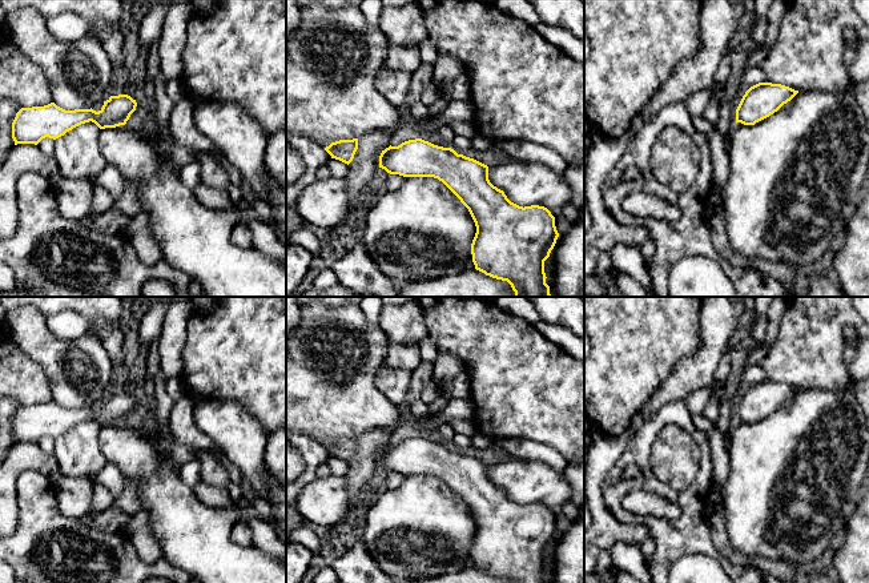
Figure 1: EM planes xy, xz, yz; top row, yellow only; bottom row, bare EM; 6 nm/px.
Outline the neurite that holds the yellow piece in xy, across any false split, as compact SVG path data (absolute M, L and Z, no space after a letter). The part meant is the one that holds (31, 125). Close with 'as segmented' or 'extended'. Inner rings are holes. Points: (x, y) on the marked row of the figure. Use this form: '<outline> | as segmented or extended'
M128 95L110 96L106 101L104 101L102 108L96 112L90 109L75 109L65 110L57 106L55 102L51 102L44 106L32 106L32 108L21 108L12 122L12 138L15 145L17 144L35 144L37 145L43 138L59 138L64 136L67 132L73 128L85 124L94 122L100 129L105 128L116 128L120 125L125 125L129 120L130 114L136 110L137 102Z | as segmented

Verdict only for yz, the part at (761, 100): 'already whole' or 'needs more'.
already whole

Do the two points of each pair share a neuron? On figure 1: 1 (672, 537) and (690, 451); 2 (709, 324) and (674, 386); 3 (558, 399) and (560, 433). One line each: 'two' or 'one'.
1: two
2: one
3: one

